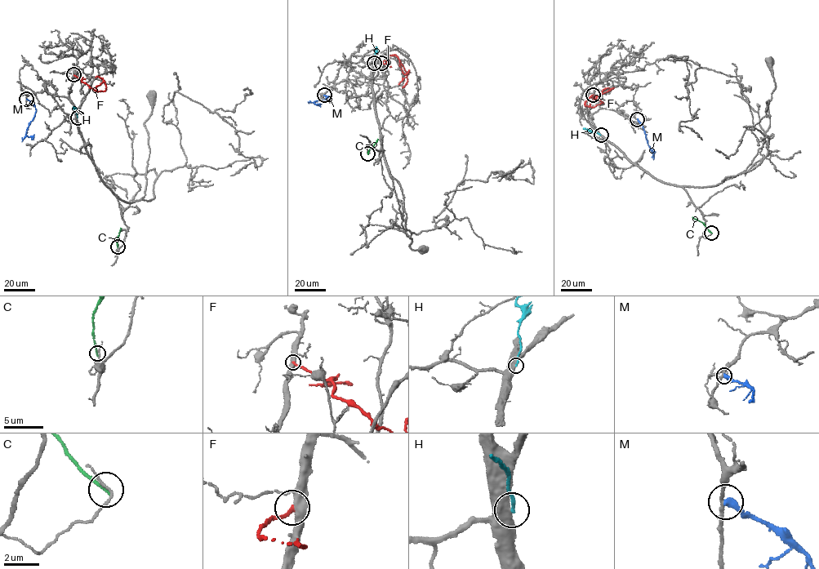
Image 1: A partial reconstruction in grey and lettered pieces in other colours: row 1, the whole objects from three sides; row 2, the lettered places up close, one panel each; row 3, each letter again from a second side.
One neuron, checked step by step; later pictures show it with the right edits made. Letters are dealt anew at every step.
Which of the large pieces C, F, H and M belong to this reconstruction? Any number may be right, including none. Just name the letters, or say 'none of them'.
none of them

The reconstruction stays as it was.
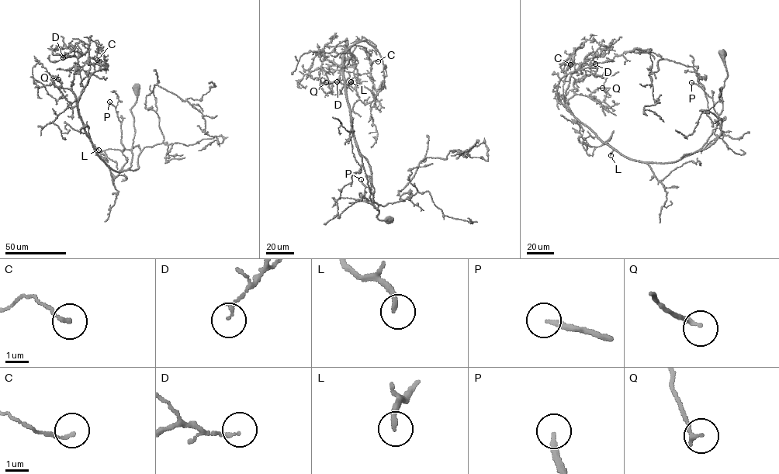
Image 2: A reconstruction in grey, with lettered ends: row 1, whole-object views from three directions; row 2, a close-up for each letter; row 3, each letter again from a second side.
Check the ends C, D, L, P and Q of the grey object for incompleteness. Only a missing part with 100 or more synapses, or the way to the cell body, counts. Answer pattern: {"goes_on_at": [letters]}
{"goes_on_at": ["P"]}

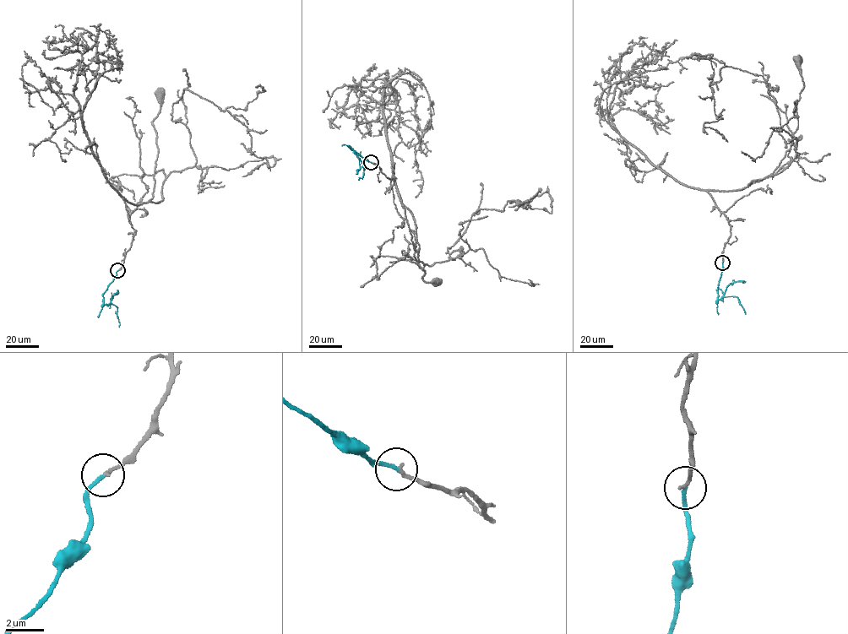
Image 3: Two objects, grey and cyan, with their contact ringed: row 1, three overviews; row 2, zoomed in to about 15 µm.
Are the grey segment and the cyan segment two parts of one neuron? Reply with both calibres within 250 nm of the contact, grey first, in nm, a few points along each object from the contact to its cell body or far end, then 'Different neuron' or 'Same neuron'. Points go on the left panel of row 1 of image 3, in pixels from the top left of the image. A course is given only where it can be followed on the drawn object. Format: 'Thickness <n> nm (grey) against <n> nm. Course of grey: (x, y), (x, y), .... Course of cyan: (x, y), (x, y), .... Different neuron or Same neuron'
Thickness 200 nm (grey) against 190 nm. Course of grey: (117, 270), (133, 235), (122, 197), (138, 205), (152, 198), (158, 148), (152, 123), (162, 100), (160, 92). Course of cyan: (117, 270), (116, 277), (103, 295), (104, 303), (117, 307), (119, 327). Same neuron

